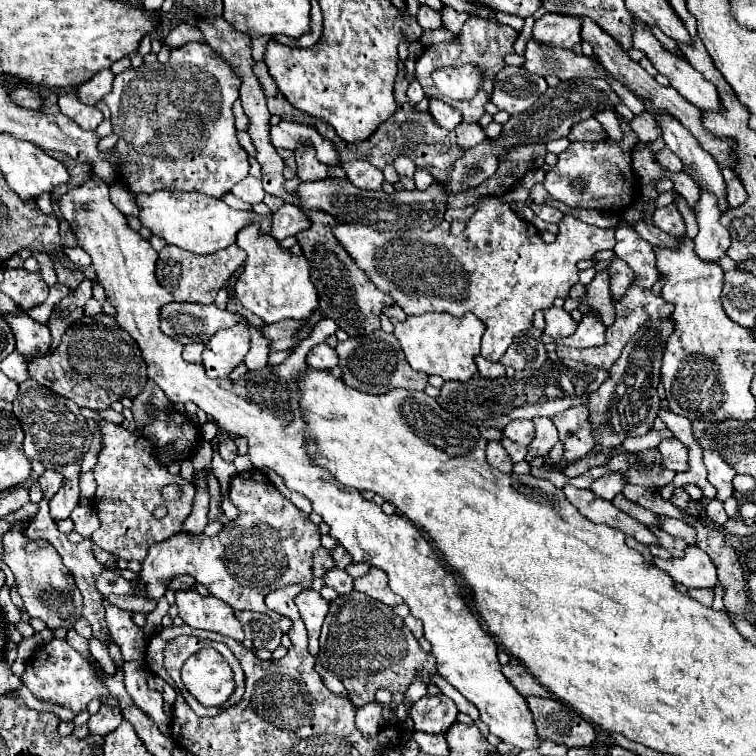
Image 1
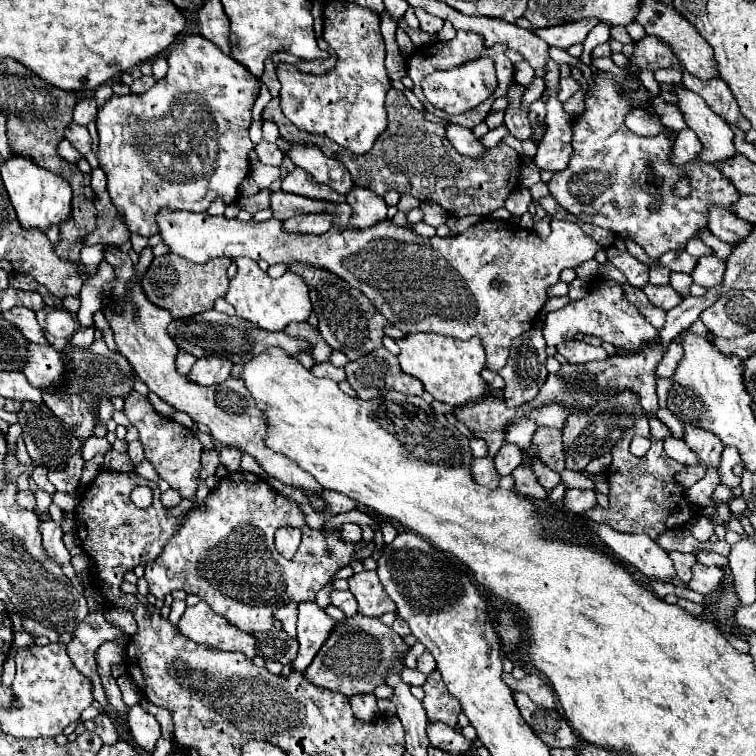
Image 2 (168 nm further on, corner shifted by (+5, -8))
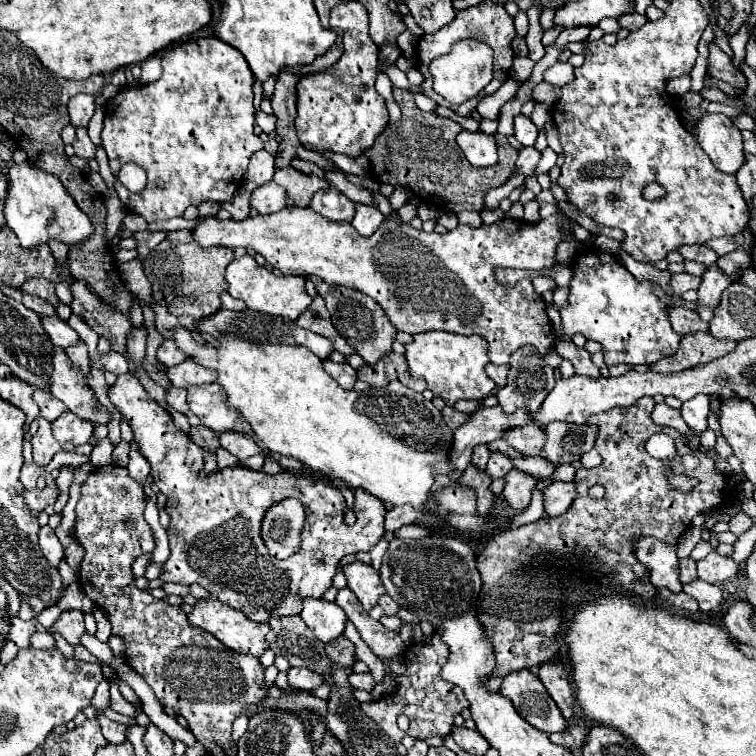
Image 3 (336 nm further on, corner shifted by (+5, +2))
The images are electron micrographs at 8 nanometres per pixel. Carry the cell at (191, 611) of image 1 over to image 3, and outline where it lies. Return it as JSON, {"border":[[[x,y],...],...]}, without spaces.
{"border":[[[199,600],[199,604],[197,604],[197,606],[193,608],[193,612],[189,614],[189,622],[191,622],[193,626],[199,626],[199,628],[203,628],[205,632],[213,634],[219,642],[223,642],[223,644],[225,644],[229,650],[233,650],[233,652],[241,652],[241,654],[249,654],[249,656],[261,658],[261,654],[269,648],[269,644],[267,644],[267,640],[265,640],[267,632],[271,630],[271,628],[269,628],[269,622],[263,622],[263,624],[253,622],[253,620],[241,616],[239,610],[233,610],[231,606],[221,604],[219,600]]]}

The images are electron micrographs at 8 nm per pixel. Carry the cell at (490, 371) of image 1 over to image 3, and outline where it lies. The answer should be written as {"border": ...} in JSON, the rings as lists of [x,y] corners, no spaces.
{"border":[[[487,364],[485,372],[487,376],[497,384],[497,388],[503,388],[505,386],[505,380],[507,380],[507,366],[495,366],[495,364]]]}

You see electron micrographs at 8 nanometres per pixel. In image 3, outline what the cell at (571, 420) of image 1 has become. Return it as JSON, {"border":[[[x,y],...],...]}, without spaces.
{"border":[[[525,424],[519,428],[511,428],[503,434],[503,440],[507,440],[507,444],[525,454],[525,456],[537,456],[543,442],[545,442],[545,432],[541,426],[535,424]]]}

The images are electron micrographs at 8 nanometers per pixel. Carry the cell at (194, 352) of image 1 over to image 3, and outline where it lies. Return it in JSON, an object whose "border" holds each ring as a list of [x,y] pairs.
{"border":[[[165,340],[165,342],[161,344],[161,348],[157,350],[157,360],[159,360],[163,366],[167,366],[167,368],[181,364],[185,358],[187,358],[187,356],[175,346],[173,340]]]}

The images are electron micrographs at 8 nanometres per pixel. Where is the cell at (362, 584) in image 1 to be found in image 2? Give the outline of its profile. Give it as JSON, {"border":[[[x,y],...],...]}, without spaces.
{"border":[[[359,572],[349,578],[349,590],[359,602],[359,612],[365,616],[383,616],[395,610],[395,602],[383,590],[377,572]]]}

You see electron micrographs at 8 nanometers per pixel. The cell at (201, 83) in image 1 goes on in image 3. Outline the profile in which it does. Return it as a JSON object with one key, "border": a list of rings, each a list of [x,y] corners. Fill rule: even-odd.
{"border":[[[197,38],[197,40],[189,40],[189,42],[183,42],[183,44],[173,44],[169,46],[167,50],[163,50],[161,54],[161,62],[163,62],[163,76],[157,80],[157,82],[151,82],[151,84],[145,84],[145,86],[125,86],[119,90],[119,94],[115,98],[111,98],[107,102],[107,116],[105,116],[105,124],[103,124],[103,132],[101,132],[101,144],[109,156],[109,166],[111,166],[111,172],[117,176],[119,168],[127,162],[135,162],[139,164],[145,172],[147,172],[147,186],[143,192],[139,194],[131,194],[119,180],[115,180],[113,188],[119,196],[119,200],[125,204],[127,210],[143,216],[147,222],[155,222],[155,220],[167,220],[167,218],[175,218],[175,216],[183,216],[185,208],[191,206],[191,204],[201,204],[201,202],[225,202],[225,200],[231,200],[233,194],[237,192],[237,188],[241,186],[241,180],[243,180],[243,174],[247,170],[247,162],[251,158],[251,154],[255,154],[257,150],[263,148],[263,140],[253,132],[253,124],[255,124],[255,118],[253,118],[253,74],[251,70],[247,68],[247,62],[243,58],[243,54],[235,48],[231,48],[229,44],[225,44],[223,40],[219,38]],[[155,178],[161,178],[165,182],[163,188],[157,188],[155,186]]]}

